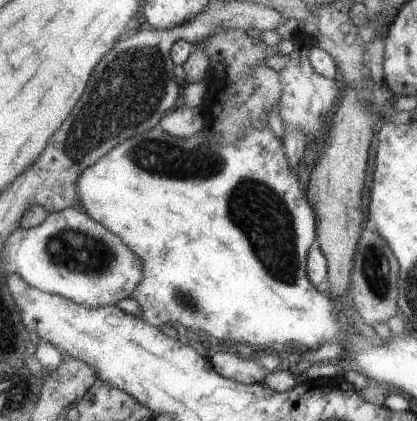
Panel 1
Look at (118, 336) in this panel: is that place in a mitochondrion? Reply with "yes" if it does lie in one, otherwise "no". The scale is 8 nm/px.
no

